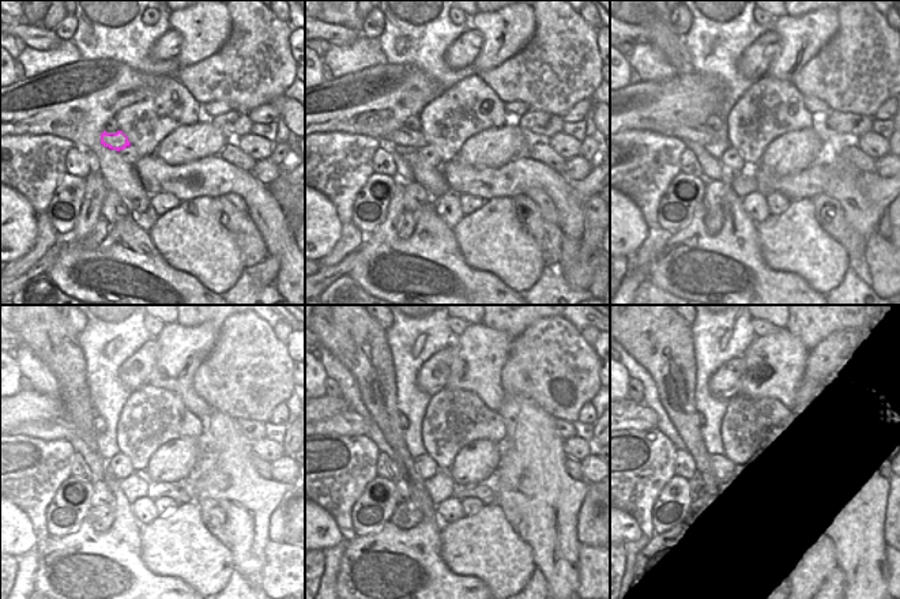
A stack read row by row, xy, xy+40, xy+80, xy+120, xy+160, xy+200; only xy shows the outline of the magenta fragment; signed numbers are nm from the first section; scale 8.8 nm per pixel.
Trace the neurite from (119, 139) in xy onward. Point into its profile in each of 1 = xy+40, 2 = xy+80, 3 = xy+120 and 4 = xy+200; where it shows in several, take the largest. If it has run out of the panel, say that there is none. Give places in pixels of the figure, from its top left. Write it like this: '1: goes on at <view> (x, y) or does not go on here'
1: goes on at xy+40 (402, 136)
2: goes on at xy+80 (703, 135)
3: goes on at xy+120 (44, 429)
4: goes on at xy+200 (637, 417)

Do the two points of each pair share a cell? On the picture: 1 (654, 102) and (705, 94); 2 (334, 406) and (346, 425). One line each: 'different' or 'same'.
1: same
2: different

